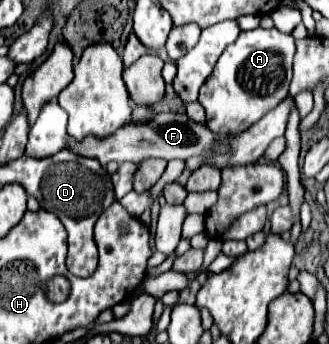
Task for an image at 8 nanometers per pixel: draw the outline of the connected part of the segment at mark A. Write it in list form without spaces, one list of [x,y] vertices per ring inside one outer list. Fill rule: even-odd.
[[[276,27],[242,31],[238,39],[224,49],[214,71],[200,87],[198,103],[206,109],[206,125],[218,135],[238,135],[252,127],[276,103],[288,97],[292,79],[292,57],[296,53],[294,37]]]

